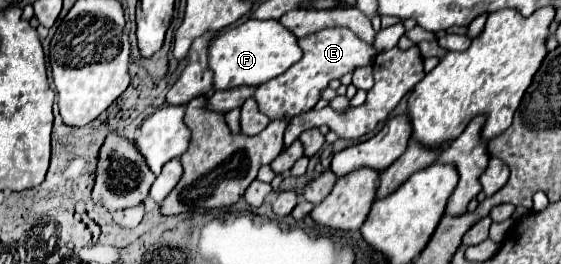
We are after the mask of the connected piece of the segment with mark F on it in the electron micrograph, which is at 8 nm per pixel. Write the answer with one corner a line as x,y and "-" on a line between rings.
246,19
218,35
208,51
208,65
214,71
214,89
228,89
236,85
262,85
302,59
298,37
280,25
276,19

